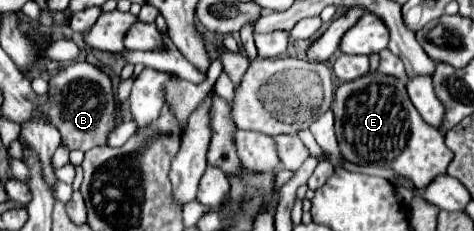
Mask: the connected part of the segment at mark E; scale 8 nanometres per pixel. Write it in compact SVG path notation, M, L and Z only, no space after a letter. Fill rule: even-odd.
M374 71L350 83L342 83L336 89L332 111L336 119L336 139L344 159L360 165L394 169L412 179L418 189L440 173L446 173L446 167L454 157L446 147L440 129L428 125L412 105L406 83L392 75Z

